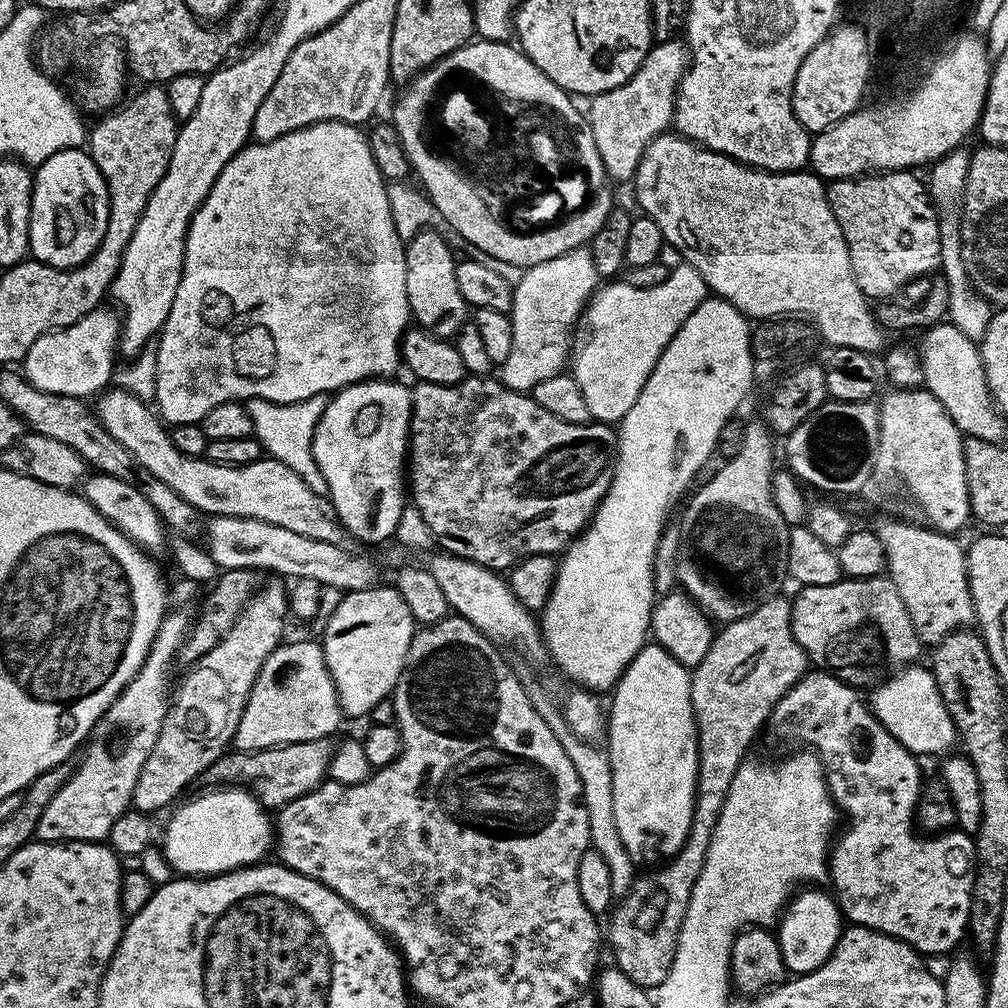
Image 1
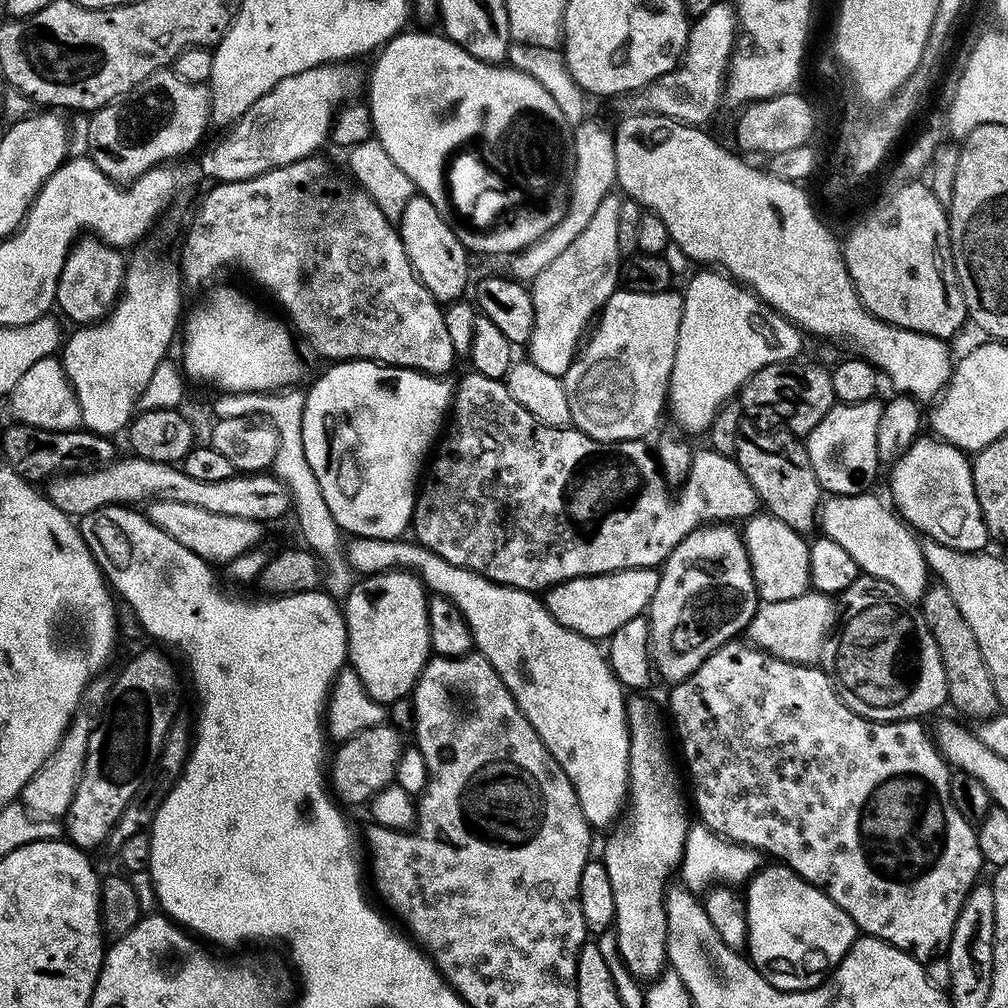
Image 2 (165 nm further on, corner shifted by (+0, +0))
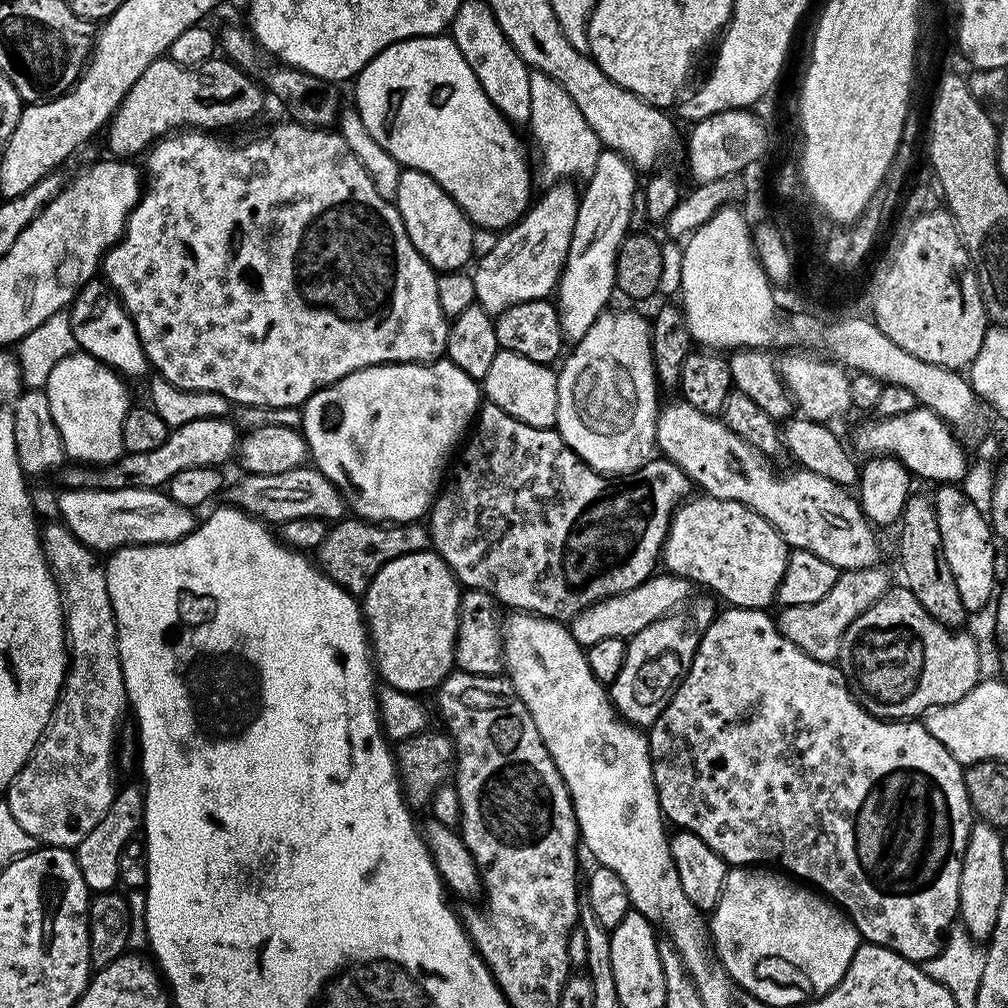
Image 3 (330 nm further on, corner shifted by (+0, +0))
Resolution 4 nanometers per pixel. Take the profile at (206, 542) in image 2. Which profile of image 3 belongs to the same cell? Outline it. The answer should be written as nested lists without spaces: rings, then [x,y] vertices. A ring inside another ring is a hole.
[[[64,488],[56,500],[59,519],[87,548],[100,554],[111,554],[127,544],[172,544],[189,536],[198,520],[193,509],[168,497],[167,491],[151,488]]]

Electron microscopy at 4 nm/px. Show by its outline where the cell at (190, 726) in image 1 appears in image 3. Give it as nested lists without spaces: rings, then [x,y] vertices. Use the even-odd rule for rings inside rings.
[[[121,787],[116,793],[114,802],[110,802],[110,810],[102,814],[102,822],[82,838],[82,842],[76,845],[74,855],[78,862],[78,870],[82,870],[82,882],[86,882],[89,893],[113,891],[120,884],[120,875],[118,874],[118,858],[122,858],[122,850],[126,842],[130,842],[141,831],[144,822],[144,794],[139,787],[124,788]]]

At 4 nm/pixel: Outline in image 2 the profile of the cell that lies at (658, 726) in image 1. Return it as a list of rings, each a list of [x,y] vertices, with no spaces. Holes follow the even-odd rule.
[[[636,694],[636,696],[627,701],[626,707],[628,710],[628,741],[630,742],[630,758],[628,759],[628,799],[627,803],[630,805],[630,812],[632,808],[632,821],[629,824],[621,823],[619,827],[615,829],[616,833],[609,838],[604,844],[604,853],[602,853],[602,859],[606,866],[606,874],[610,874],[610,886],[614,890],[614,914],[616,919],[614,921],[614,931],[616,934],[616,941],[618,942],[618,950],[620,951],[620,957],[622,962],[626,962],[626,969],[630,974],[640,982],[651,982],[661,975],[666,968],[666,957],[668,954],[668,919],[666,918],[666,912],[664,910],[664,898],[666,895],[666,885],[669,883],[668,875],[673,875],[674,869],[679,865],[680,861],[684,859],[684,843],[688,837],[688,830],[690,827],[690,819],[688,820],[688,812],[690,816],[690,808],[686,803],[686,792],[680,789],[680,780],[682,784],[682,776],[676,773],[676,764],[672,761],[672,752],[668,749],[668,740],[670,744],[670,736],[664,733],[664,724],[660,721],[658,713],[652,709],[652,704],[648,700],[643,700],[643,695]]]

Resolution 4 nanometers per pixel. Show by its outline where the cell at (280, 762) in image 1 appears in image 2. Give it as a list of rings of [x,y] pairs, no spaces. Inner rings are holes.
[[[385,722],[362,730],[349,740],[343,741],[336,753],[330,756],[330,788],[341,805],[367,805],[386,785],[396,779],[396,767],[400,753],[404,751],[405,741],[400,741],[400,732]]]

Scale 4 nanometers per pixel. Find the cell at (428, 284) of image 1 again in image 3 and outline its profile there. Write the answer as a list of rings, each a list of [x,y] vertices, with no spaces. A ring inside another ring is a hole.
[[[404,168],[398,178],[398,194],[394,203],[406,226],[410,242],[414,242],[418,254],[422,254],[422,258],[426,258],[426,262],[431,268],[435,268],[437,273],[463,269],[464,263],[473,259],[474,225],[454,200],[434,182],[434,178],[413,168]]]

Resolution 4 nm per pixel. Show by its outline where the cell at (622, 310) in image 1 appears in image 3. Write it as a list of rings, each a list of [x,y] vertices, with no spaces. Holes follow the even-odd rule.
[[[606,310],[602,313],[594,322],[594,326],[590,326],[590,330],[586,330],[586,334],[581,340],[575,341],[573,348],[576,349],[569,356],[567,353],[563,357],[556,377],[556,385],[558,386],[558,414],[556,415],[554,427],[560,433],[560,437],[566,442],[566,446],[570,446],[570,450],[574,450],[574,454],[578,454],[578,458],[584,460],[595,472],[623,474],[638,470],[646,461],[653,459],[654,453],[657,451],[656,418],[658,415],[658,403],[656,404],[656,390],[658,391],[658,383],[655,366],[652,363],[652,325],[649,317],[639,316],[636,312],[612,311]]]

